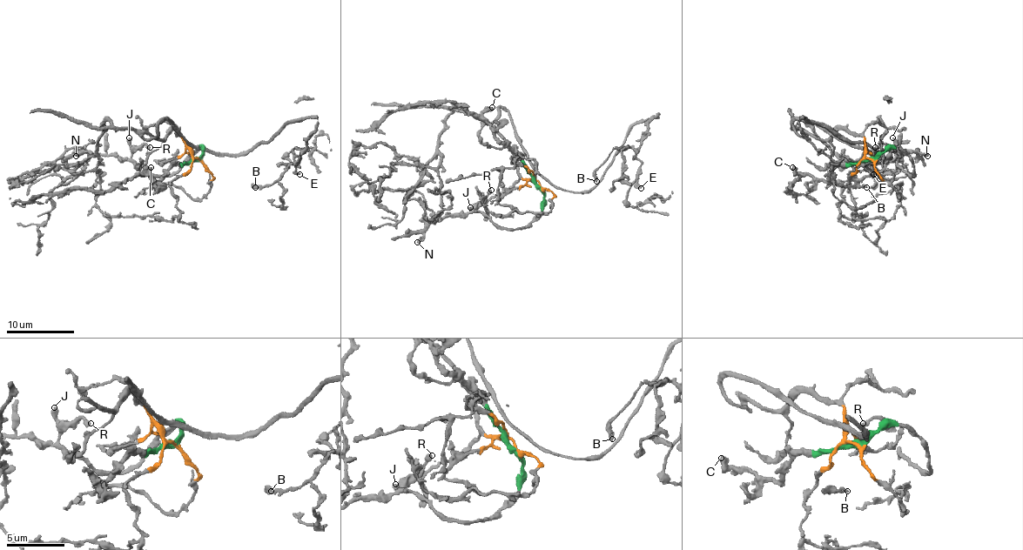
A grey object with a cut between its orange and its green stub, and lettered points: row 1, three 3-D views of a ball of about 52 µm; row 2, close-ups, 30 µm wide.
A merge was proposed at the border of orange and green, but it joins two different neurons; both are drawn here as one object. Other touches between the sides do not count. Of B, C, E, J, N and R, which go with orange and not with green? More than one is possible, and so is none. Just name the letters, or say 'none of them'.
B, E

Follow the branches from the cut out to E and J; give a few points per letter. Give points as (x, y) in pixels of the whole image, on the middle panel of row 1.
E: (538, 184), (491, 125), (499, 109), (570, 191), (658, 114), (642, 188)
J: (538, 184), (543, 200), (538, 215), (521, 229), (495, 225), (470, 206)

